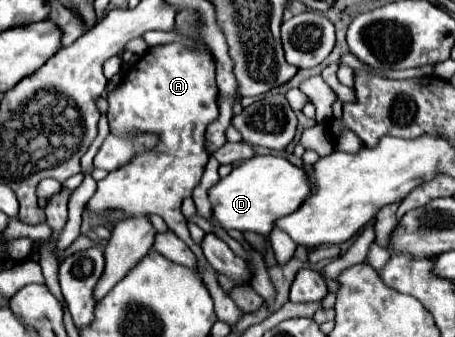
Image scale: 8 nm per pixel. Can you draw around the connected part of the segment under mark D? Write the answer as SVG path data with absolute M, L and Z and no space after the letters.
M254 156L236 166L226 178L220 178L208 192L216 222L224 230L256 232L268 236L274 220L294 212L310 194L304 172L280 156Z

